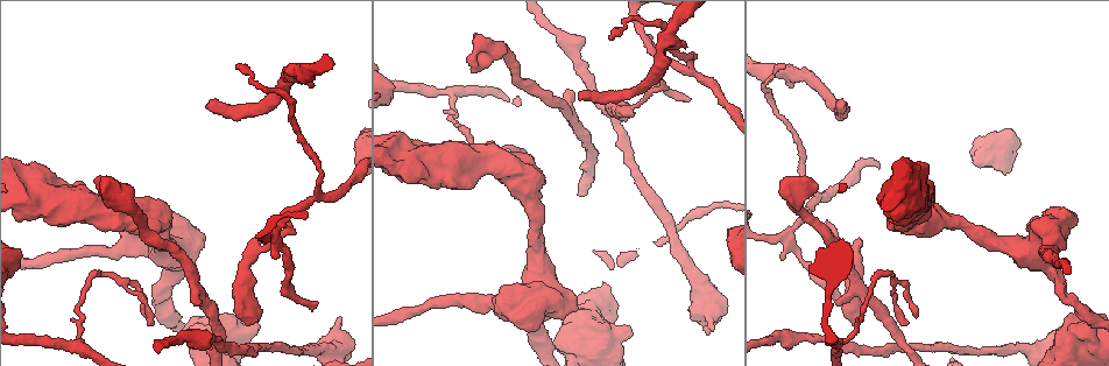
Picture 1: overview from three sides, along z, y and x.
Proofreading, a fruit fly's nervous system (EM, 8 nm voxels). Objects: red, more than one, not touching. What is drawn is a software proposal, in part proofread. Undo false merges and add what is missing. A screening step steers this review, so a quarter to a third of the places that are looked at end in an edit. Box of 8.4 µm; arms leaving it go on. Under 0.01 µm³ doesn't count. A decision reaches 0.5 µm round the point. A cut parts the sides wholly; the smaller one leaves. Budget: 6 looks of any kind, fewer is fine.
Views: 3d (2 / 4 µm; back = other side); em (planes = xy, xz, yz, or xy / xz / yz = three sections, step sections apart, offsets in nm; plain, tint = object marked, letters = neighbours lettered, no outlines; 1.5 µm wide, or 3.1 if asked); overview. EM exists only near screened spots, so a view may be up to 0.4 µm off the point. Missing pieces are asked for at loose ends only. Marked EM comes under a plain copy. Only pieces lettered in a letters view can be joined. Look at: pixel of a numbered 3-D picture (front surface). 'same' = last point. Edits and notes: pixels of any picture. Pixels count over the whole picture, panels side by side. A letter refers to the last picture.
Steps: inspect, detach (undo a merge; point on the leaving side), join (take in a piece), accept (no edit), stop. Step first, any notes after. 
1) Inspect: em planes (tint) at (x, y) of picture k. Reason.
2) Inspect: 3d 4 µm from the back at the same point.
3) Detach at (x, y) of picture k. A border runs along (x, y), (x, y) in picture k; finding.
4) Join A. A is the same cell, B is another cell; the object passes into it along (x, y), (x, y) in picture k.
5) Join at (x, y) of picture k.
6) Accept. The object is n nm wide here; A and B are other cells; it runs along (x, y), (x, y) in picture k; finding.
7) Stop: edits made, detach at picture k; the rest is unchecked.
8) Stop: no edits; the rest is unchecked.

Inspect: em xz step 8 (letters) at (579, 95) of picture 1. Branch stops here.

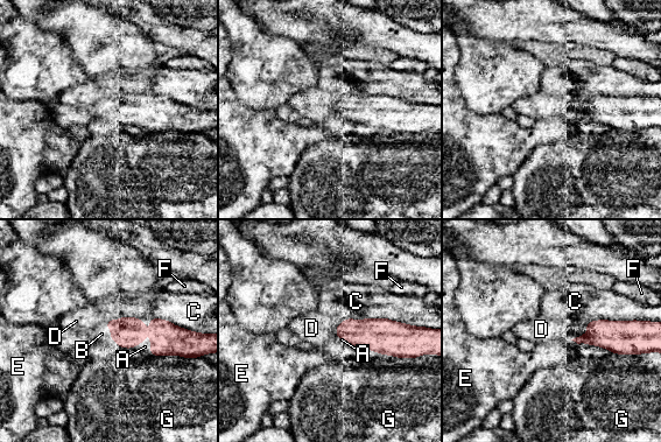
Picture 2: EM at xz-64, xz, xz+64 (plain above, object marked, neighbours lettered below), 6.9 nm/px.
Inspect: em planes (letters) at the same point. Cut it another way.

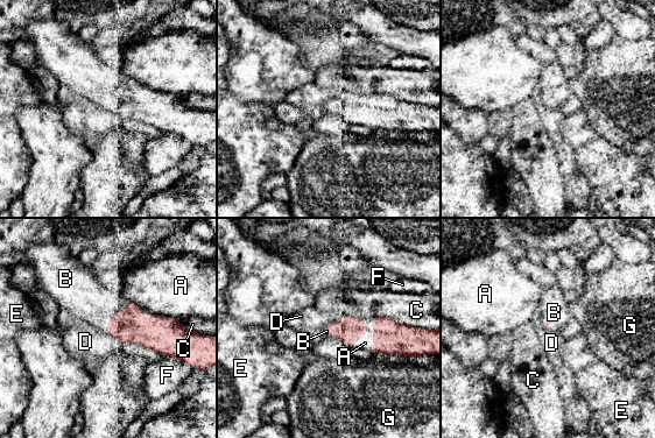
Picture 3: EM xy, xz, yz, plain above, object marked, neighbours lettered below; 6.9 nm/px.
Join B. B is the same cell, A, C, D, E, F and G are other cells; it goes on there.

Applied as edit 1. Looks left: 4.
Inspect: em planes (letters) at (472, 41) of picture 1. An open end.

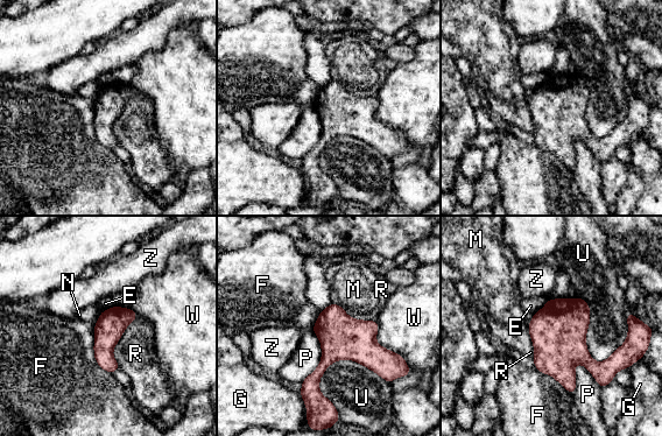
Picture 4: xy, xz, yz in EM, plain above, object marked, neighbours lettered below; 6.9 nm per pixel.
Accept. The longest contact is with U, 480 nm; E, F, G, M, N, P, R, U, W and Z are other cells; a border runs along (93, 325), (93, 358), (112, 373) in picture 4; none of them fits.

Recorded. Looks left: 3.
Inspect: 3d 4 µm at (691, 72) of picture 1. Two arms in line, one across.

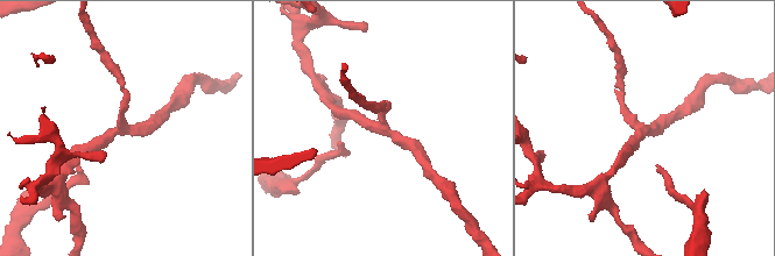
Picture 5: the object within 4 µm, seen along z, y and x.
Inspect: em planes (tint) at (640, 131) of picture 5. 3 arms meet here; need the tissue.

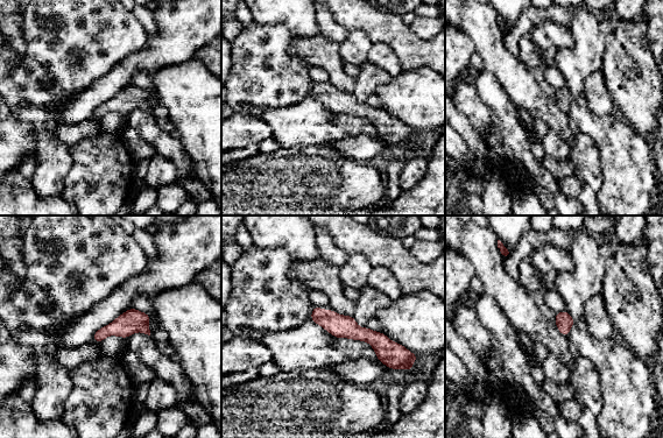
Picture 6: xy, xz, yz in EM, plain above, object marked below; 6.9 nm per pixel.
Inspect: em planes (letters) at the same point.

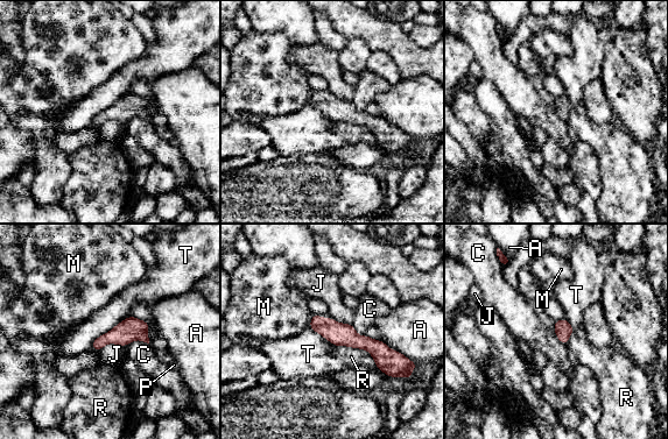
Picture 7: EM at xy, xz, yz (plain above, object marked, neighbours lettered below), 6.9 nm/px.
Accept. A, C, J, M, P, R and T are other cells; continuous, no second neuron.

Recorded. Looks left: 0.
Stop: edits made, join at picture 3; the rest is unchecked.

